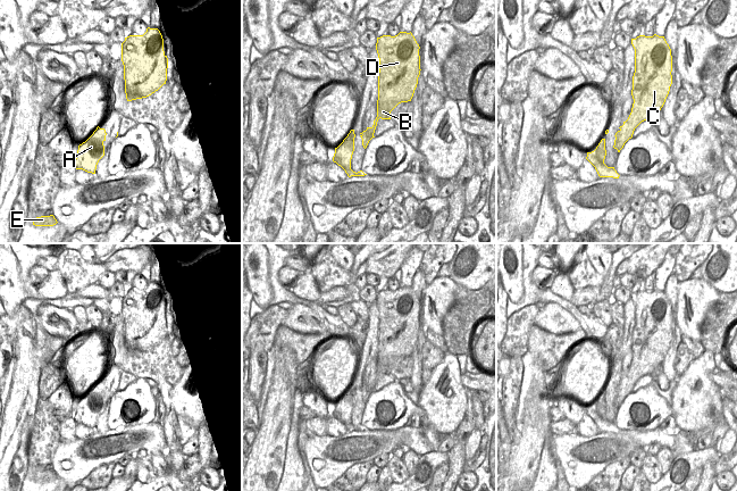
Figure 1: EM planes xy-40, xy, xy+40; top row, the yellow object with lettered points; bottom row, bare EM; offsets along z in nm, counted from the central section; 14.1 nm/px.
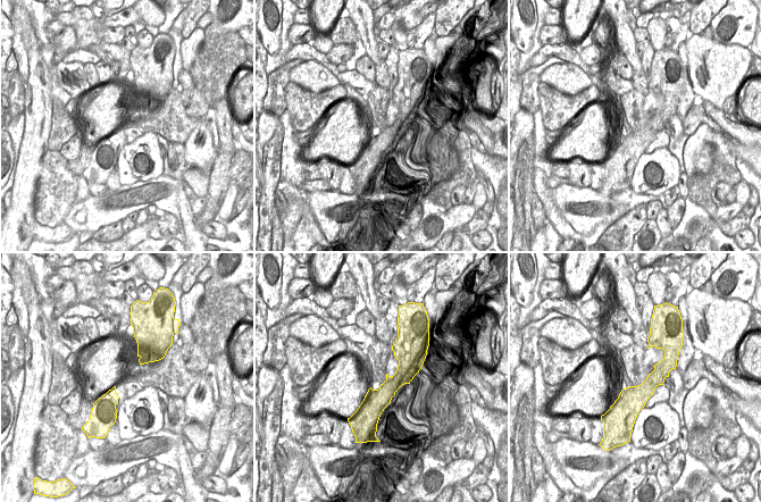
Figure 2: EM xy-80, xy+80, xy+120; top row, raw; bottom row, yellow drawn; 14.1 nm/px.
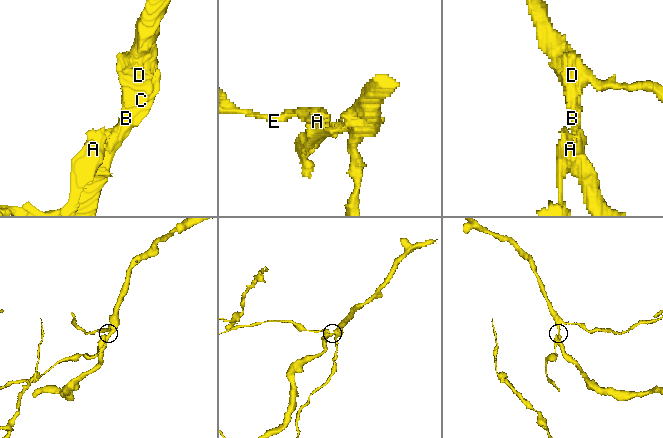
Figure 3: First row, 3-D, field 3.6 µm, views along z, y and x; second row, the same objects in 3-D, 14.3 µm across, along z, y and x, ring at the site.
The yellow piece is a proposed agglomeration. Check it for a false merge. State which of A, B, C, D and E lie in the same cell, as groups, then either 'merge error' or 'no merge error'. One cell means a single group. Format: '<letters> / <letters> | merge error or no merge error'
A E / B C D | merge error

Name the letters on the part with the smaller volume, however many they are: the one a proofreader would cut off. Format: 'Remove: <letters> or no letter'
Remove: A, E

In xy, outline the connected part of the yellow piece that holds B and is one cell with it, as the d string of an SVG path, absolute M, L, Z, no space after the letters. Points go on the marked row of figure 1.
M412 33L377 38L379 58L377 117L371 127L360 133L366 149L379 118L391 119L391 111L401 102L411 101L420 75L419 44Z

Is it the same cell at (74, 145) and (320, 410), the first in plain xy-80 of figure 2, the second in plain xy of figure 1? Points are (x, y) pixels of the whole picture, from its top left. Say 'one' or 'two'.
one

